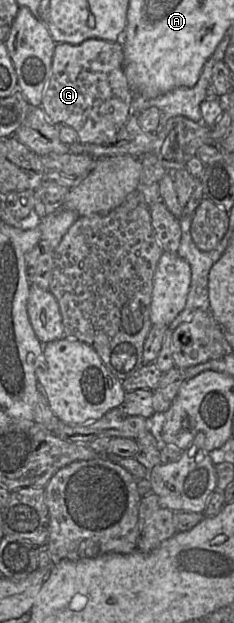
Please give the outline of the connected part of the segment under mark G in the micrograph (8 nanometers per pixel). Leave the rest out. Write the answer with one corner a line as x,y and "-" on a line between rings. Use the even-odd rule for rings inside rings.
91,38
78,45
56,43
51,76
43,94
40,107
55,125
72,127
82,144
104,144
112,141
129,117
133,93
129,89
124,74
123,45
119,41
105,41

